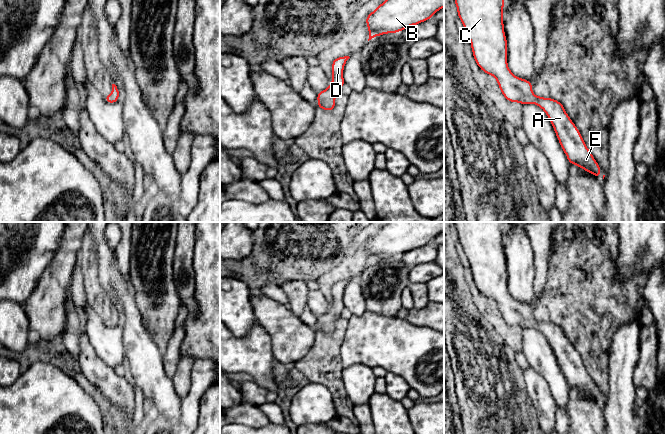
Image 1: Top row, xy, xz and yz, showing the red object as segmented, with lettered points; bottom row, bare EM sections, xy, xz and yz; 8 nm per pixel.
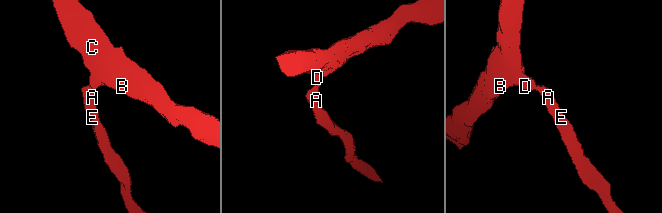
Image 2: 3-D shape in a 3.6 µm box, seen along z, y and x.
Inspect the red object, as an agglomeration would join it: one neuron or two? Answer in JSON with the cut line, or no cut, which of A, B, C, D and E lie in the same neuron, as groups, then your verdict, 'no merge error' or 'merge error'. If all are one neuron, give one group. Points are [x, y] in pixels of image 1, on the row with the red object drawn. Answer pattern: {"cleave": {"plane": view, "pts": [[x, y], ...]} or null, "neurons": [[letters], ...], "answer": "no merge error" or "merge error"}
{"cleave": null, "neurons": [["A", "B", "C", "D", "E"]], "answer": "no merge error"}

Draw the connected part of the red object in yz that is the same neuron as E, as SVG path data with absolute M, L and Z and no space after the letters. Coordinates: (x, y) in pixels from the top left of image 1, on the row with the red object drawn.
M455 0L458 17L467 32L473 57L477 65L485 73L496 78L504 97L510 102L520 102L522 105L534 103L547 114L555 130L559 143L565 152L569 163L575 164L594 176L601 175L600 166L588 150L579 130L576 128L563 105L552 98L535 96L530 81L518 78L509 70L507 64L507 40L502 21L505 0Z

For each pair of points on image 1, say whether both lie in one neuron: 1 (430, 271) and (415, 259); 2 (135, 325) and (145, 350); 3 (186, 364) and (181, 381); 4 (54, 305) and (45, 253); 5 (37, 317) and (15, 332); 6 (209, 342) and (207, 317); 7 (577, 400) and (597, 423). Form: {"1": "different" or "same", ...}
{"1": "different", "2": "same", "3": "same", "4": "different", "5": "different", "6": "same", "7": "same"}

